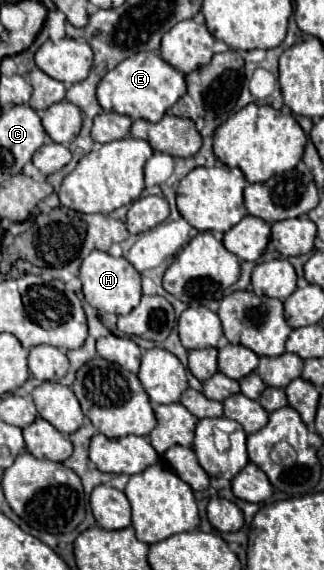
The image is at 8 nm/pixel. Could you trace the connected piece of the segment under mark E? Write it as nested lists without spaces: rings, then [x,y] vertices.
[[[142,51],[124,59],[118,67],[108,71],[98,83],[96,99],[104,111],[116,111],[130,119],[146,119],[158,123],[164,113],[186,93],[184,75],[170,67],[156,51]]]

